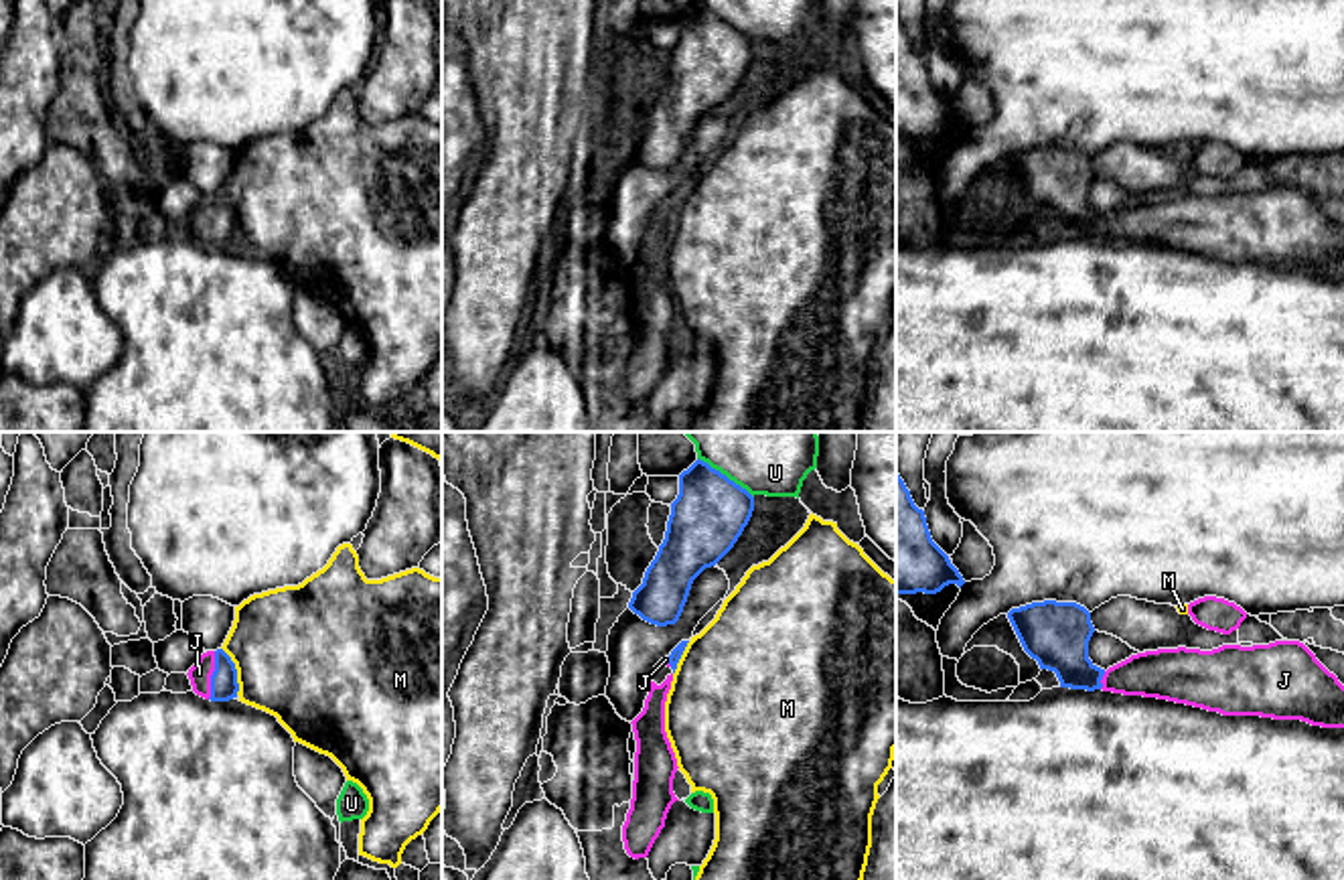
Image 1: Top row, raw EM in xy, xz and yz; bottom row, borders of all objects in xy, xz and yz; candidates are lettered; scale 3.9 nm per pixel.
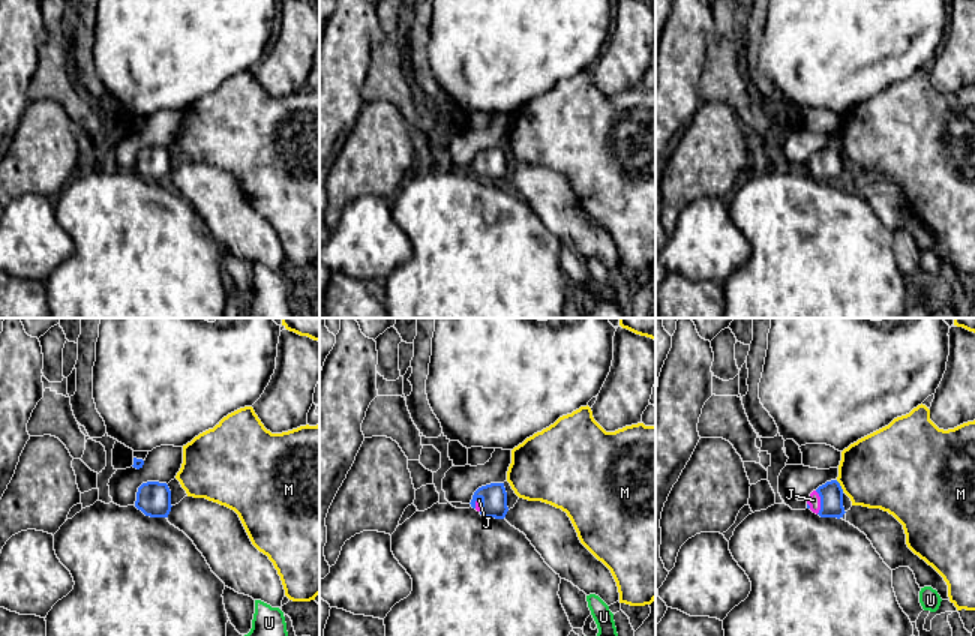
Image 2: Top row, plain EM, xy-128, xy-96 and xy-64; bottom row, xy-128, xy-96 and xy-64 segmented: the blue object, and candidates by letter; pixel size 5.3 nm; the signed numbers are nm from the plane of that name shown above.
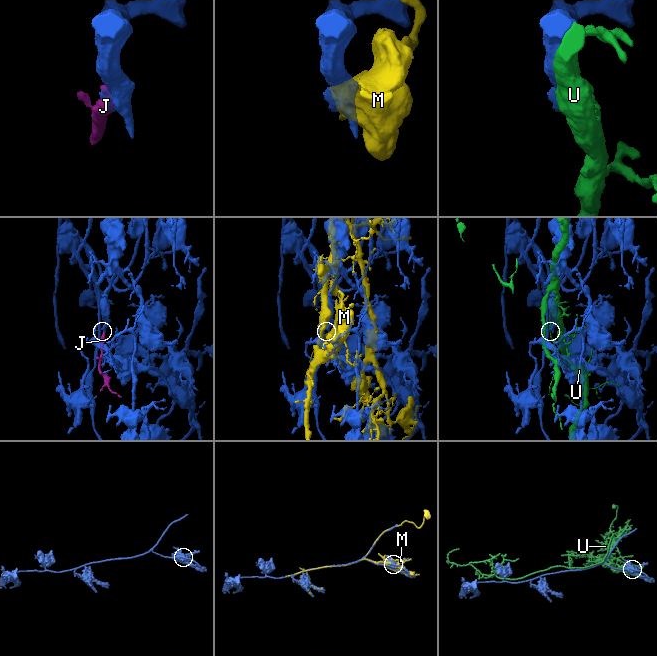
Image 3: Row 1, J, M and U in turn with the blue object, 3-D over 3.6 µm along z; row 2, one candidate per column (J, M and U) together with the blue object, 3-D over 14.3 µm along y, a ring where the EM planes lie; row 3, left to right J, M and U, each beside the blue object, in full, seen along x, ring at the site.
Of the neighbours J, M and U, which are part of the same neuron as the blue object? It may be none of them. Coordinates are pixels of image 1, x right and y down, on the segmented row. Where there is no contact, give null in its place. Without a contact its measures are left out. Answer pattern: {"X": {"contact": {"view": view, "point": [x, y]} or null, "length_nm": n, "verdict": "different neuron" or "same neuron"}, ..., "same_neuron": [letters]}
{"J": {"contact": {"view": "xy", "point": [211, 676]}, "length_nm": 190, "verdict": "same neuron"}, "M": {"contact": {"view": "xy", "point": [236, 672]}, "length_nm": 200, "verdict": "different neuron"}, "U": {"contact": {"view": "xz", "point": [724, 475]}, "length_nm": 280, "verdict": "different neuron"}, "same_neuron": ["J"]}

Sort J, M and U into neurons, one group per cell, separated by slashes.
J / M / U

